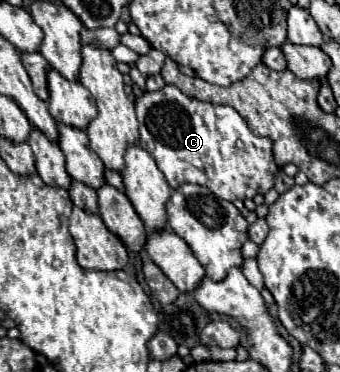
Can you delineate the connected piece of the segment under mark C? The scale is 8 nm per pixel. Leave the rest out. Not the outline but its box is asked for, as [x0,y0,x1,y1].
[136,85,280,201]

